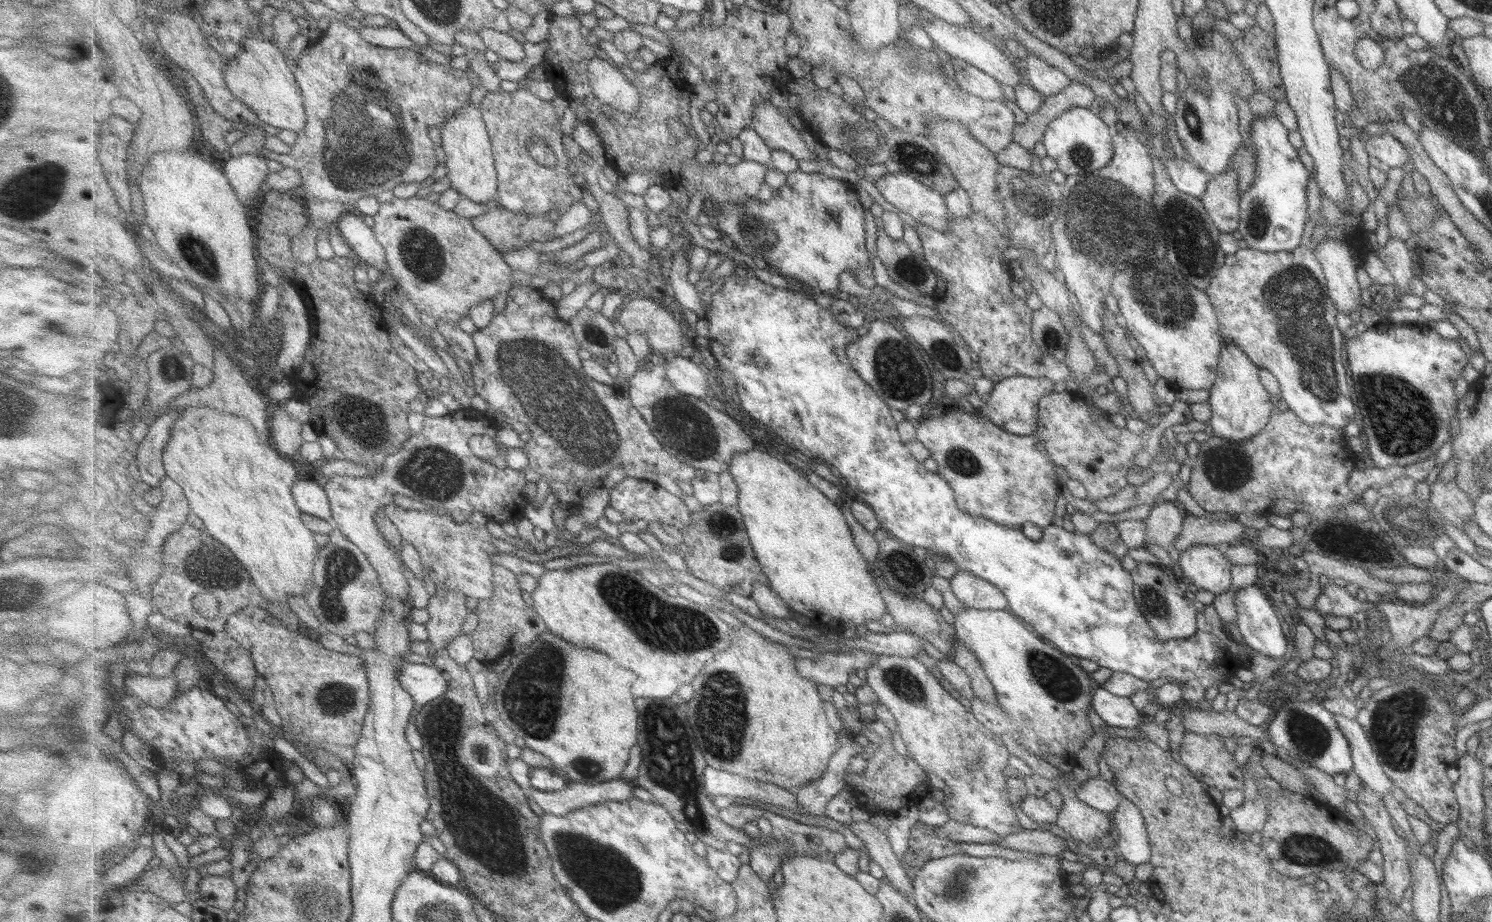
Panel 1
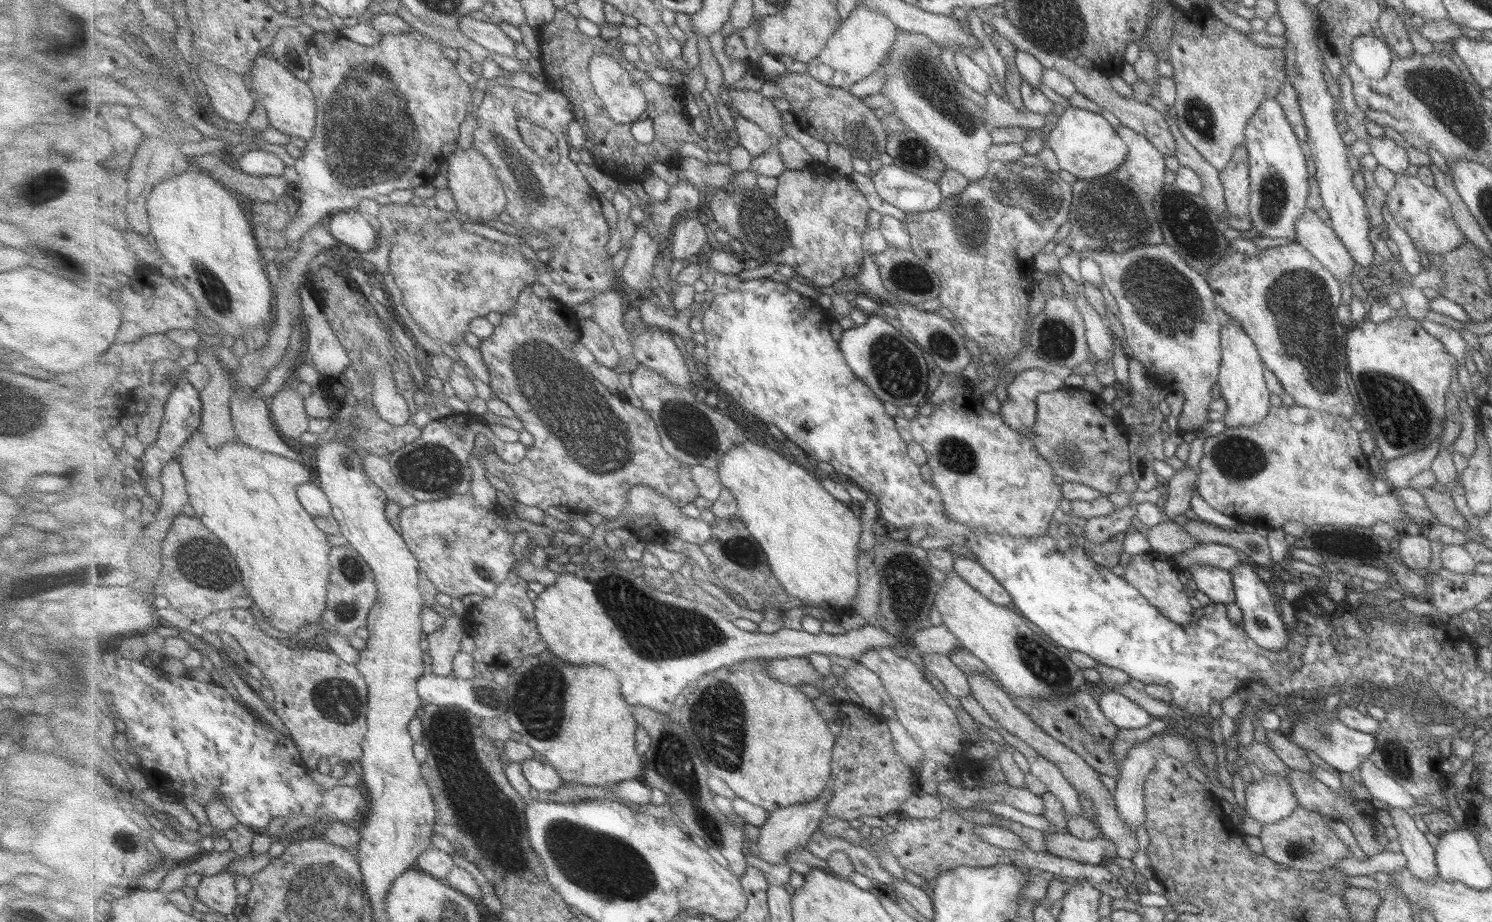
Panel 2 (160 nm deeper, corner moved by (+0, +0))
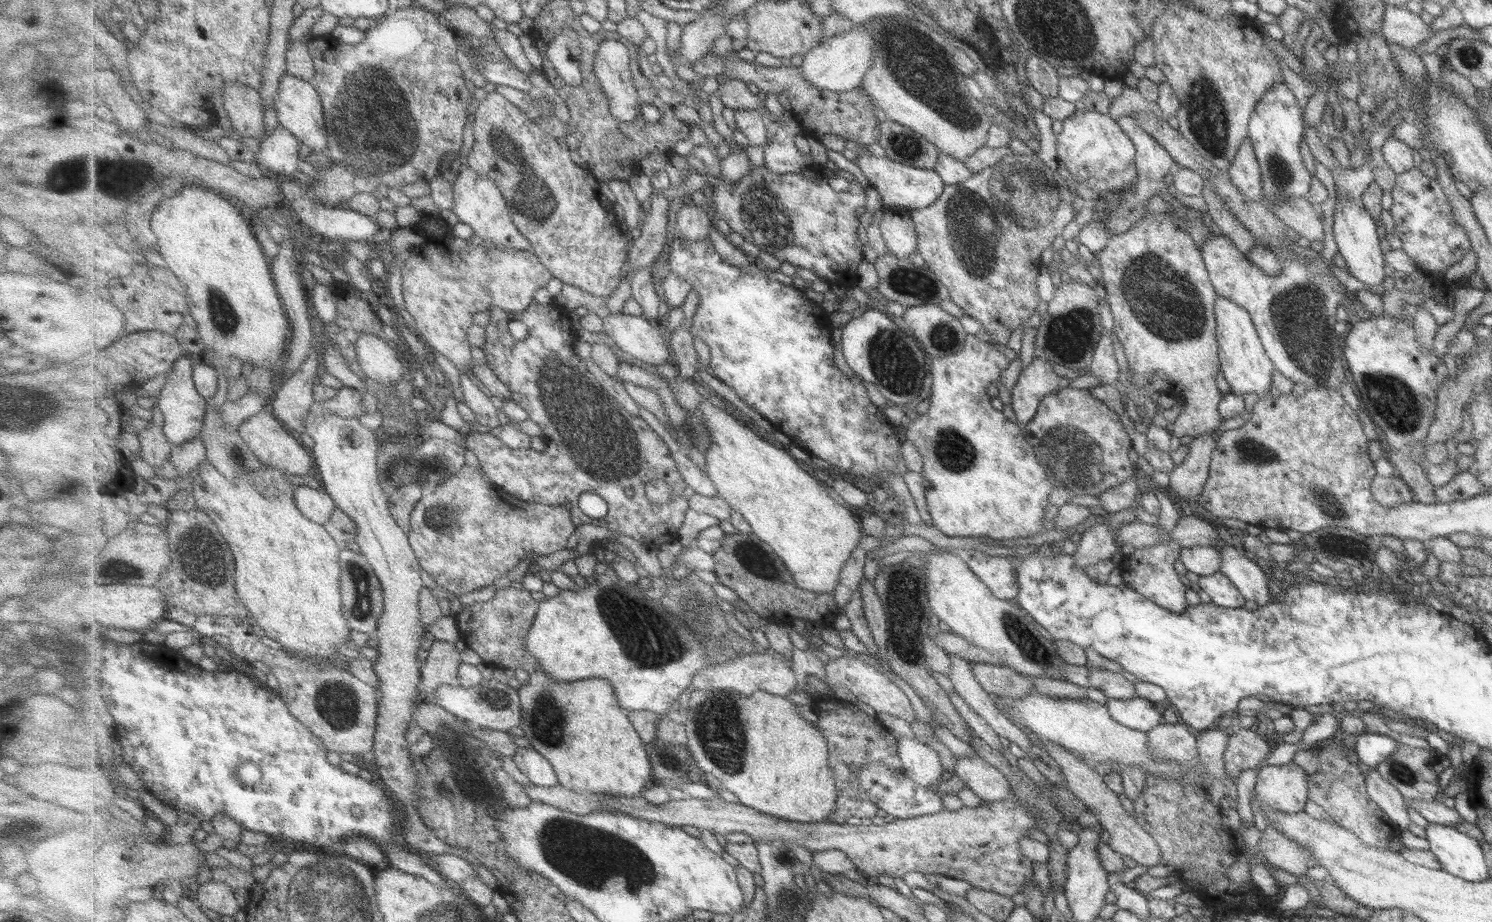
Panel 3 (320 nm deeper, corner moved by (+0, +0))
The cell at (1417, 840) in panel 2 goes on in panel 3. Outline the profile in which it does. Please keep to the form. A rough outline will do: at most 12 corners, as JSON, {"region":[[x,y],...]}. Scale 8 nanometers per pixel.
{"region":[[1374,767],[1364,774],[1369,800],[1399,832],[1410,821],[1404,797]]}

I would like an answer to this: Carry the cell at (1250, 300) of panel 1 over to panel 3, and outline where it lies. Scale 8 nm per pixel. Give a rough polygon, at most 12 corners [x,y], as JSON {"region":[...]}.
{"region":[[1222,235],[1199,248],[1216,296],[1272,367],[1339,390],[1344,288],[1319,260],[1275,277]]}

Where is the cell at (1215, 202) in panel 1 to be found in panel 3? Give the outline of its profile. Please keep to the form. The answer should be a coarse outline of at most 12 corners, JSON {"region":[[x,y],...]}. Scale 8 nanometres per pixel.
{"region":[[1249,139],[1225,172],[1243,200],[1261,202],[1260,170]]}

